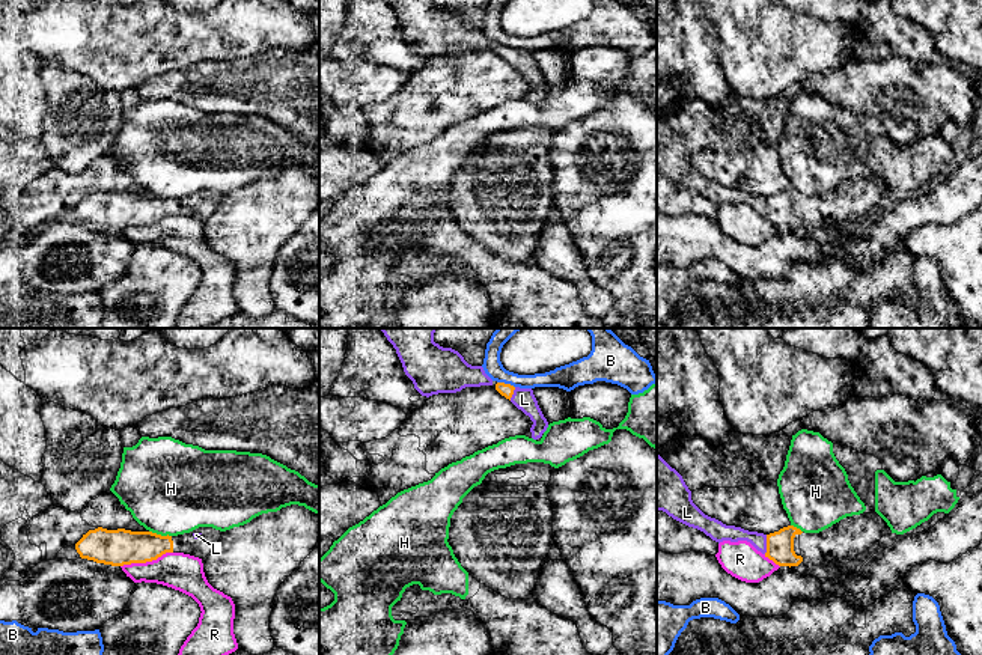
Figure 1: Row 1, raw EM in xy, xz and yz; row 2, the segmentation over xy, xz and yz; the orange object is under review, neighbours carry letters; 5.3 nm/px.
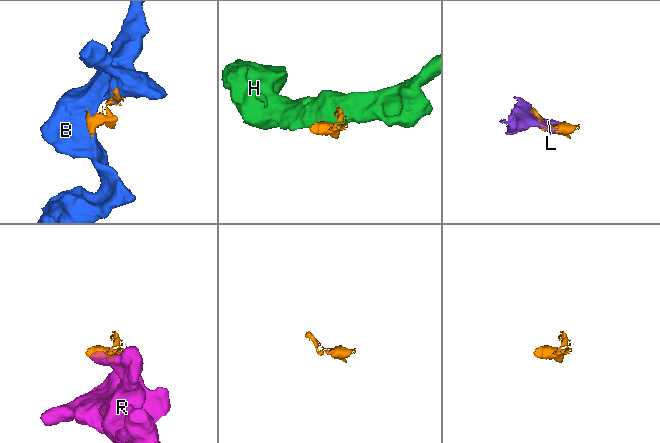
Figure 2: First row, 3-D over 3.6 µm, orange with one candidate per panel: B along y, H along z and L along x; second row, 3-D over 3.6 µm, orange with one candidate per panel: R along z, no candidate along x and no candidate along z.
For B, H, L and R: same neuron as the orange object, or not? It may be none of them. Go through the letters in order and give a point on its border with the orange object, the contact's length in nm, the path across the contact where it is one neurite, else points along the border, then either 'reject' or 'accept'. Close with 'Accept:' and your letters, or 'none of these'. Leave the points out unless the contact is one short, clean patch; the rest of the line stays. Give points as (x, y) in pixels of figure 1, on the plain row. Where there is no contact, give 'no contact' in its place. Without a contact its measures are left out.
B: xz (506, 47) | 100 nm | along xz (497, 44), (514, 50) | reject
H: xy (160, 198) | 120 nm | reject
L: yz (767, 207) | 110 nm | accept
R: xy (146, 223) | 300 nm | reject
Accept: L

